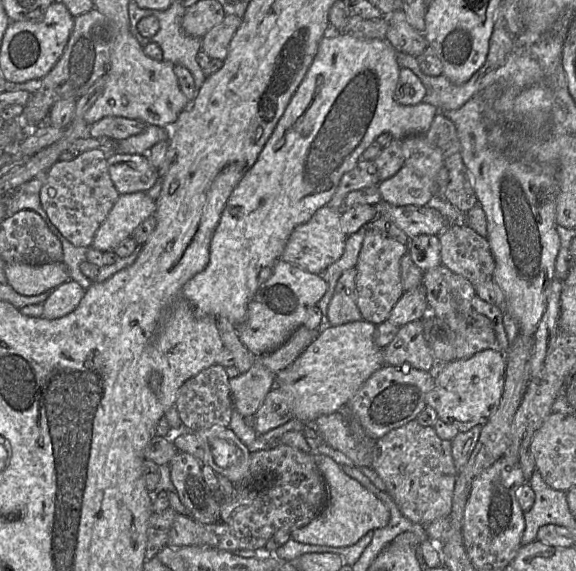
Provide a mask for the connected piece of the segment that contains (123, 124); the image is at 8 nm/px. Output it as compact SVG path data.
M106 116L90 126L90 136L123 140L140 134L146 124L142 121L121 116Z

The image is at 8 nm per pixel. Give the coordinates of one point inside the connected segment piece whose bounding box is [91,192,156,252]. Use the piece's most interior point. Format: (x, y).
(130, 210)

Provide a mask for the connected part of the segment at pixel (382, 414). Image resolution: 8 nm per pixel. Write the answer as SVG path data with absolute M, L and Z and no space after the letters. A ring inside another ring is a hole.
M384 365L362 384L348 405L365 432L378 440L391 430L416 420L427 406L425 396L434 387L434 379L432 371L411 366Z

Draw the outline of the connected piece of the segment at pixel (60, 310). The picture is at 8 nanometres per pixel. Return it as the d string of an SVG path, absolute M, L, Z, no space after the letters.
M72 279L55 288L42 303L46 319L56 319L72 312L83 298L86 290Z

